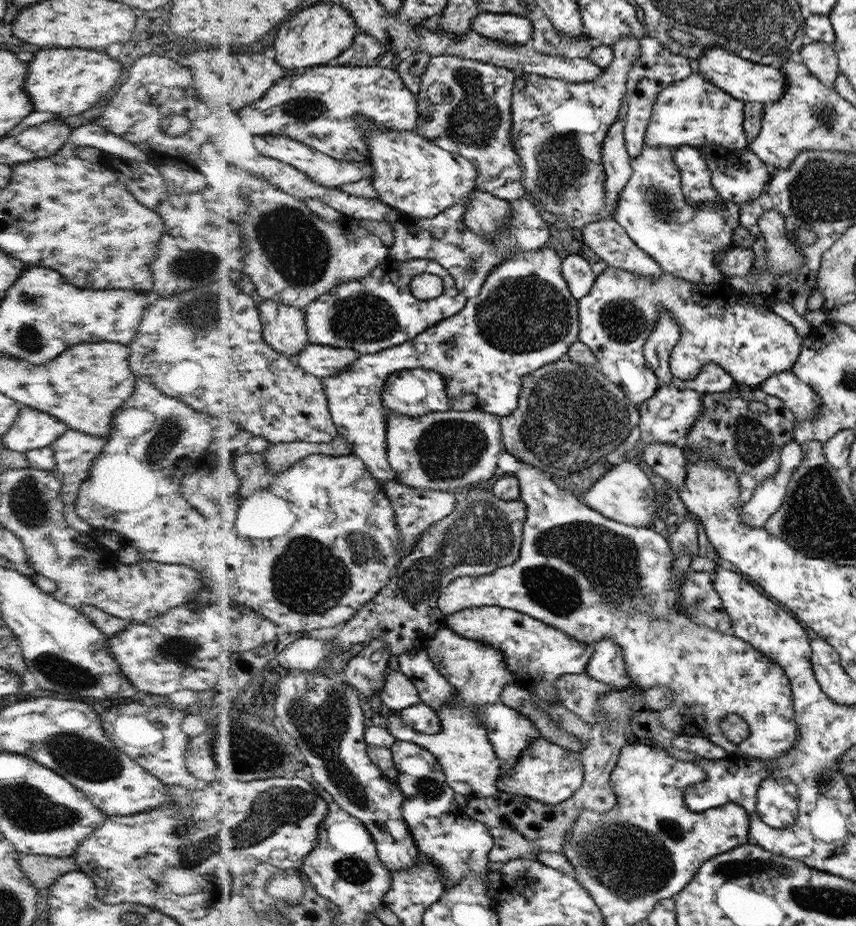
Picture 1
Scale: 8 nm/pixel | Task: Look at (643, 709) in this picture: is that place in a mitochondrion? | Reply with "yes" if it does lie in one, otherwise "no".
no

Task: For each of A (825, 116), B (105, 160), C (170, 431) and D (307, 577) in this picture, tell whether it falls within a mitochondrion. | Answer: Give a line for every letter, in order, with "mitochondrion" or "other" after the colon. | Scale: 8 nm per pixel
A: mitochondrion
B: other
C: mitochondrion
D: mitochondrion

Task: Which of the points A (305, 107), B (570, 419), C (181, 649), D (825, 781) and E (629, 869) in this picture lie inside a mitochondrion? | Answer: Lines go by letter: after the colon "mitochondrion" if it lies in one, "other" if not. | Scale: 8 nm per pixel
A: mitochondrion
B: mitochondrion
C: mitochondrion
D: mitochondrion
E: mitochondrion

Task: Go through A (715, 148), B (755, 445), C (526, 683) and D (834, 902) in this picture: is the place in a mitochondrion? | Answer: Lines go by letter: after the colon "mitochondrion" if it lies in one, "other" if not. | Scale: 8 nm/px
A: other
B: mitochondrion
C: other
D: mitochondrion

